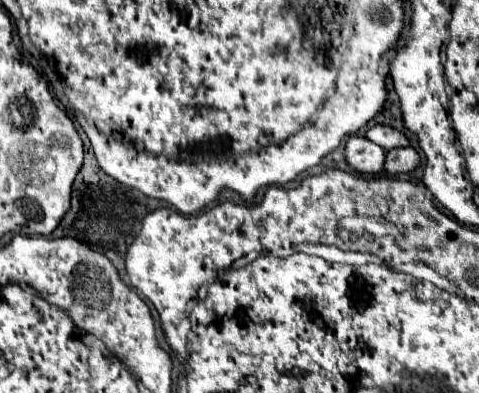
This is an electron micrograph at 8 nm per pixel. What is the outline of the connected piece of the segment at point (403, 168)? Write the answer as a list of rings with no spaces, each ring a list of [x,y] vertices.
[[[401,147],[395,151],[387,151],[385,155],[385,165],[383,171],[389,175],[397,175],[397,173],[409,173],[419,165],[419,155],[415,149],[411,147]]]

